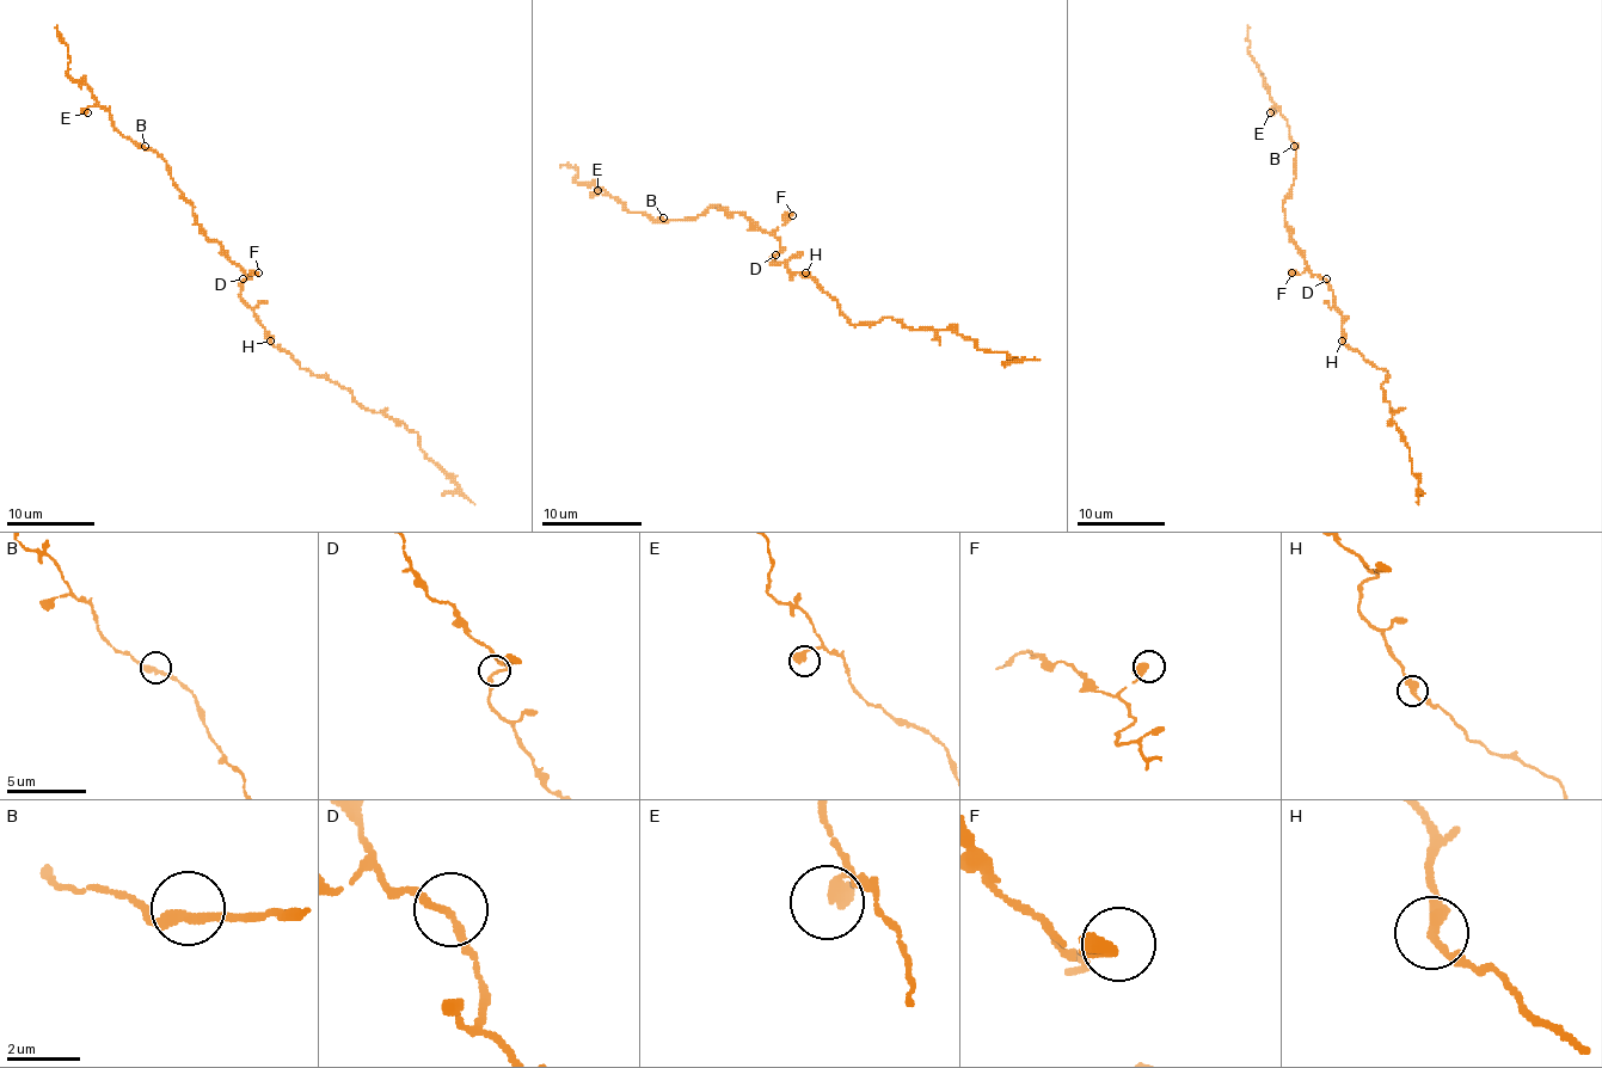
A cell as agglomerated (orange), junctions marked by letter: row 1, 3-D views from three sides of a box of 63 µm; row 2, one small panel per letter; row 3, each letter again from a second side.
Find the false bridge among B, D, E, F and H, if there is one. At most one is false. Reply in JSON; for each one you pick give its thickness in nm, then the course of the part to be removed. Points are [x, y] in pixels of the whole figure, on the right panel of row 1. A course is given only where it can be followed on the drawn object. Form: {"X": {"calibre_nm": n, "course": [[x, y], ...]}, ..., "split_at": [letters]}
{"split_at": []}

